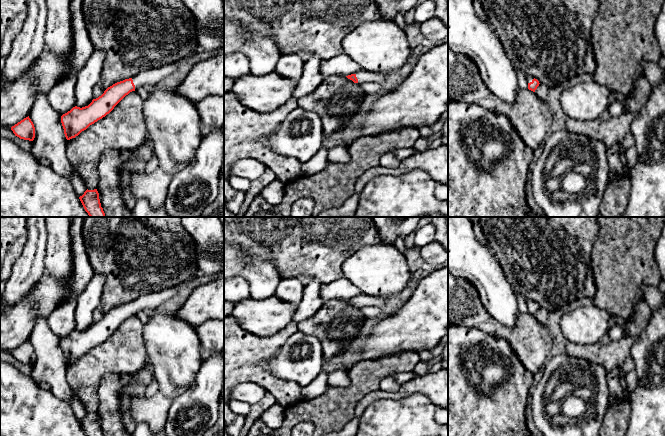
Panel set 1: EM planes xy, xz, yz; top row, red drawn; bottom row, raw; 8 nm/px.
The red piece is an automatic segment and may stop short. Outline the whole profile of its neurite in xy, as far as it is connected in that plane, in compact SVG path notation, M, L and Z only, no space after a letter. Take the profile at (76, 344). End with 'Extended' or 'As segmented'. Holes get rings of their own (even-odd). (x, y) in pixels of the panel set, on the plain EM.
M179 286L159 292L142 295L132 302L117 306L85 331L73 331L61 340L61 347L67 364L75 362L90 349L109 338L114 331L130 316L139 311L152 313L156 308L173 298Z. Extended

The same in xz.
M361 293L359 296L346 301L352 304L354 307L358 307L360 309L364 307L377 307L380 309L385 306L386 300L387 299L372 297Z. Extended

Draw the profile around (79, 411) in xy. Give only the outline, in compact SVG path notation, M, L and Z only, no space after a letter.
M78 396L73 397L70 401L68 401L68 403L71 406L77 419L79 421L82 420L87 413L86 413L85 409L83 408Z

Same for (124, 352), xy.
M132 315L109 338L90 349L75 362L67 364L67 381L78 396L86 413L94 414L97 412L99 404L97 390L104 375L137 373L147 363L148 356L143 338L143 324L136 315Z

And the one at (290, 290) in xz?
M281 278L275 296L284 302L297 305L301 301L304 288L305 284L296 278Z

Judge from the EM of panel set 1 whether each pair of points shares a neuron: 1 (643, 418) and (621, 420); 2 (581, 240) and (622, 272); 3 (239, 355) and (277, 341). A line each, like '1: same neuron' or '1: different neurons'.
1: different neurons
2: different neurons
3: same neuron

